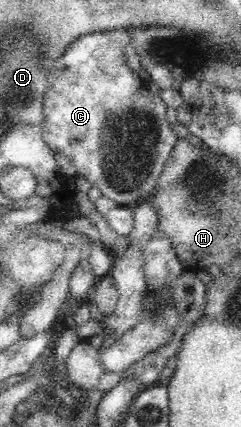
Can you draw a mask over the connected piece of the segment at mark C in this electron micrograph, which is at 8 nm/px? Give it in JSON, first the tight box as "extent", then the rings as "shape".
{"extent":[41,29,179,206],"shape":[[[115,29],[110,31],[94,32],[86,34],[76,41],[73,41],[69,45],[69,48],[62,54],[62,57],[56,58],[53,68],[46,69],[46,78],[48,78],[48,89],[46,89],[46,95],[44,95],[44,107],[42,109],[44,120],[41,125],[42,136],[44,136],[44,141],[46,145],[50,146],[50,149],[54,153],[64,154],[64,156],[70,158],[70,163],[72,167],[77,169],[77,173],[86,177],[86,179],[92,183],[92,185],[100,188],[101,195],[104,198],[112,199],[114,203],[118,206],[135,206],[138,203],[144,201],[143,199],[148,199],[150,195],[153,195],[157,191],[157,185],[160,175],[164,169],[165,163],[170,157],[174,145],[176,145],[177,139],[179,137],[175,126],[170,125],[167,120],[166,108],[167,105],[162,101],[162,98],[149,90],[149,81],[144,81],[140,79],[134,70],[126,63],[125,49],[130,43],[130,31],[129,29]]]}

